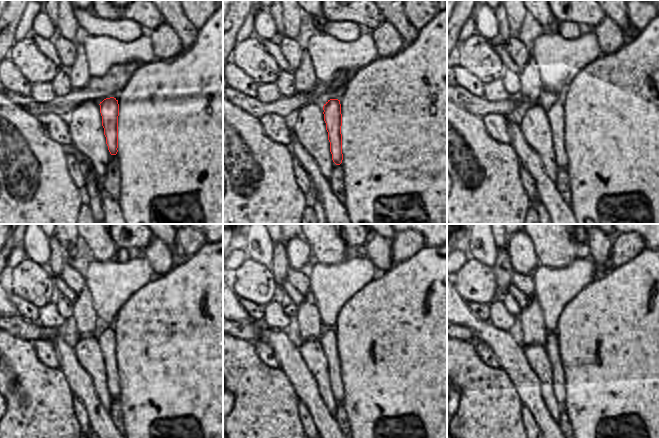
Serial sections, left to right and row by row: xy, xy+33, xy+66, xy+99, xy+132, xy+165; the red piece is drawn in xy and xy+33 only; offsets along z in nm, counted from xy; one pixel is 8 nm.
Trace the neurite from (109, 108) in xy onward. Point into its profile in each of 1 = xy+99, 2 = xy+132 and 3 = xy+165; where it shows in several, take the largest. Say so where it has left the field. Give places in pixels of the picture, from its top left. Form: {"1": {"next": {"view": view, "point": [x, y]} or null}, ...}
{"1": {"next": {"view": "xy+99", "point": [107, 338]}}, "2": {"next": {"view": "xy+132", "point": [329, 341]}}, "3": {"next": {"view": "xy+165", "point": [552, 345]}}}

